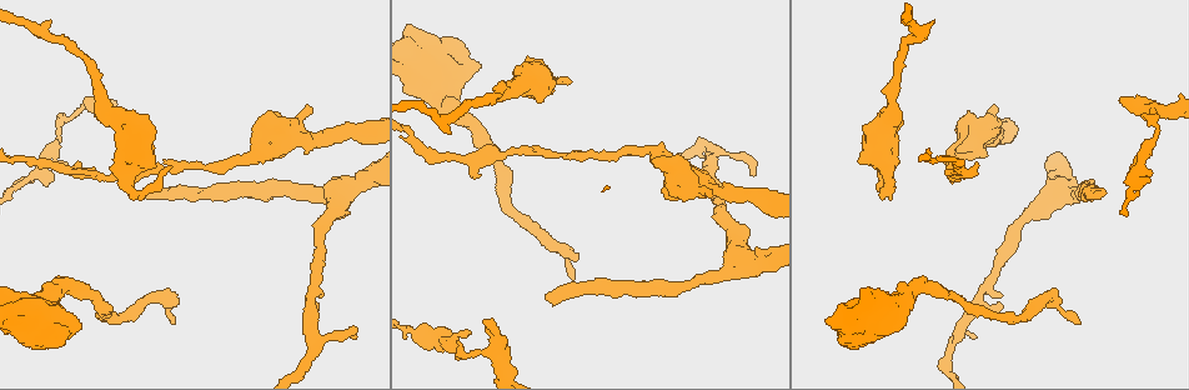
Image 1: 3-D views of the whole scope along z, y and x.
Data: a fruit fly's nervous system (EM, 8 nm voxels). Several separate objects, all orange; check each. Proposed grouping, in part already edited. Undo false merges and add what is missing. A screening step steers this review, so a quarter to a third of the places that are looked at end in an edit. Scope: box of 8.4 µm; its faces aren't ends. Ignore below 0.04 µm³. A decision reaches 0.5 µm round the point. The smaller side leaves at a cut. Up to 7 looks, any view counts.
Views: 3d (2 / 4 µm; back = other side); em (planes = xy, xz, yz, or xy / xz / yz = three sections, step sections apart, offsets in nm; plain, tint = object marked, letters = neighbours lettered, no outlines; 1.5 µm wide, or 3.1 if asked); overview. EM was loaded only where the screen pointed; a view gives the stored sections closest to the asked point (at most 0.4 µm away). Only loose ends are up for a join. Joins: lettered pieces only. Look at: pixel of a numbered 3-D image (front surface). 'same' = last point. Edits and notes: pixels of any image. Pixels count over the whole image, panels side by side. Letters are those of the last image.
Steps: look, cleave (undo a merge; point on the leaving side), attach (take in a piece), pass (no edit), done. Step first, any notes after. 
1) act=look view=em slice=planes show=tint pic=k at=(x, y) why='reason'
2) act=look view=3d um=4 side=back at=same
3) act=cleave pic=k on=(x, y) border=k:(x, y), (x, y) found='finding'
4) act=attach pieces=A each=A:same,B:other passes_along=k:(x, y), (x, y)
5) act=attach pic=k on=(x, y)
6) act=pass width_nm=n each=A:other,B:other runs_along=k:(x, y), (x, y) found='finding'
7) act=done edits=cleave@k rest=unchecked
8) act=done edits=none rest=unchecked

act=look view=em slice=xz step=8 show=plain pic=1 at=(561, 154) why='thin neck'

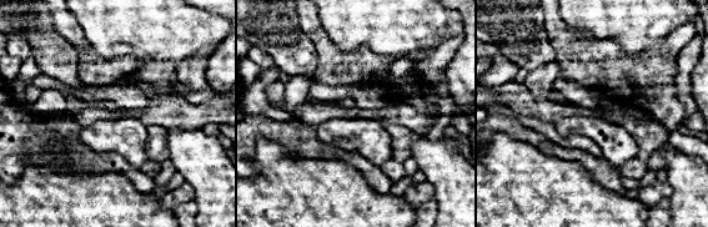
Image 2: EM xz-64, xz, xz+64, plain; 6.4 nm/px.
act=look view=em slice=xz step=8 show=tint at=same why='where the object lies'

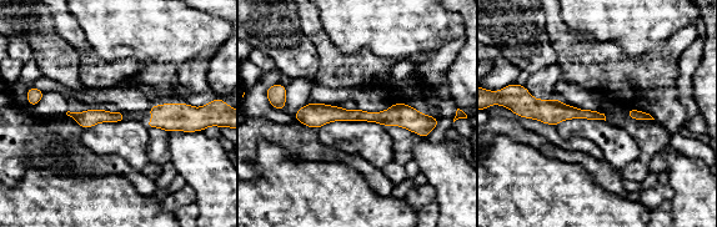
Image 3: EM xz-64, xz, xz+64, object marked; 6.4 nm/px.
act=look view=em slice=xz step=8 show=letters at=same why='see the neighbours'

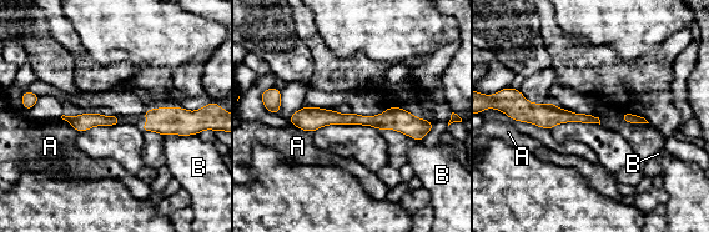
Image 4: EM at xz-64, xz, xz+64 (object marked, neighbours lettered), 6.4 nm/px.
act=pass each=A:other,B:other runs_along=4:(293, 119), (401, 120), (426, 129) found='all the same cell'

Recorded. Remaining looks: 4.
act=look view=em slice=xz step=4 show=letters pic=1 at=(977, 164) why='branch stops here'

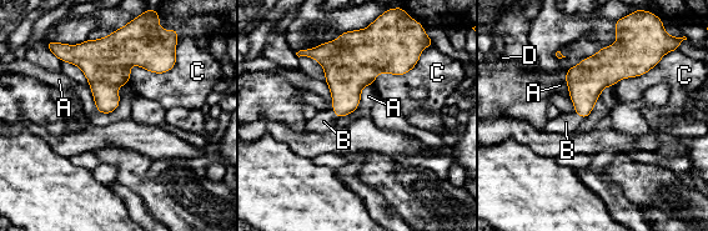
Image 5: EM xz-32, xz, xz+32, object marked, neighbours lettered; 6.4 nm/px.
act=look view=em slice=planes show=letters at=same why='cut it another way'

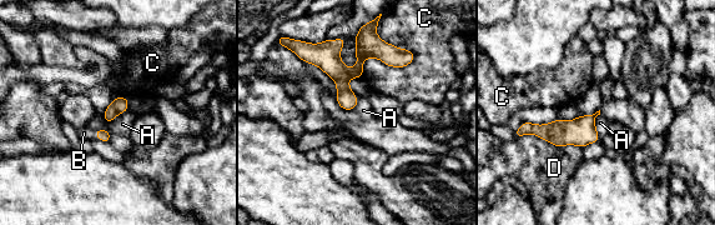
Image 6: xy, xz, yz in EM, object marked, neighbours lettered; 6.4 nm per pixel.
act=attach pieces=B width_nm=100 each=A:other,B:same,C:other,D:other passes_along=6:(102, 135), (95, 135), (84, 133) found='the cell continues'

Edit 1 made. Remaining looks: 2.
act=done edits=attach@6 rest=unchecked

